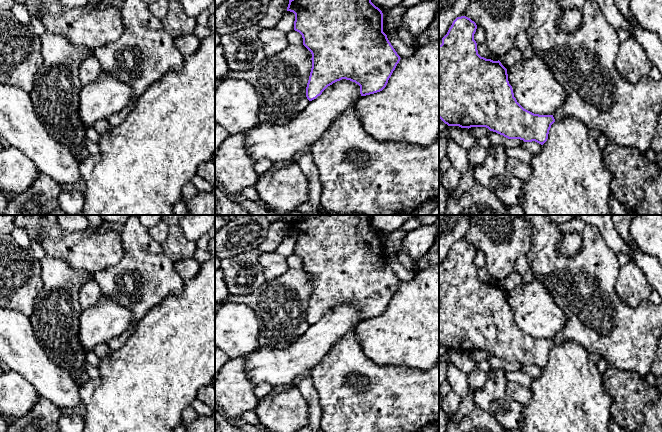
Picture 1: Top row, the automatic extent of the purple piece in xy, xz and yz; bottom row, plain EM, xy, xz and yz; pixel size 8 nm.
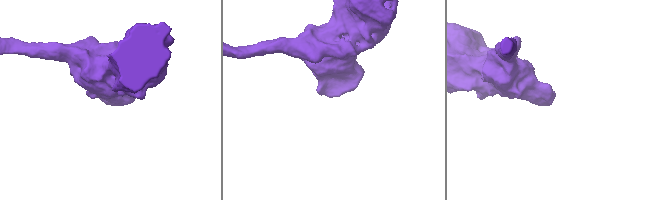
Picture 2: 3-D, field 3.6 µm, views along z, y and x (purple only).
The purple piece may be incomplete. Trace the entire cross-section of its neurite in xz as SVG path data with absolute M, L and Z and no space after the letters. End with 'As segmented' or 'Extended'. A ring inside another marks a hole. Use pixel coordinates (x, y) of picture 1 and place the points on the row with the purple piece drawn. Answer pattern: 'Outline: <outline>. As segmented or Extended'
Outline: M289 0L287 11L295 14L294 30L302 35L303 45L312 54L312 68L306 87L309 101L342 79L358 84L361 96L380 92L386 87L401 58L383 32L382 11L371 0Z. As segmented

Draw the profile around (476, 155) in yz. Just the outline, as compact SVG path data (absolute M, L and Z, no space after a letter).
M475 143L469 150L467 150L467 157L470 165L473 167L483 163L487 156L487 150Z

